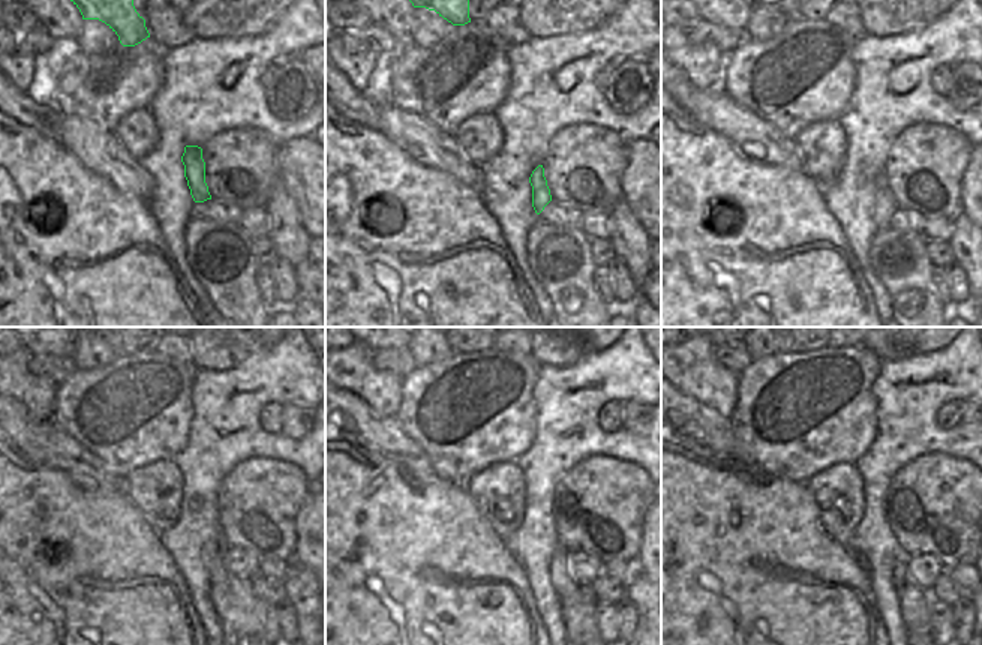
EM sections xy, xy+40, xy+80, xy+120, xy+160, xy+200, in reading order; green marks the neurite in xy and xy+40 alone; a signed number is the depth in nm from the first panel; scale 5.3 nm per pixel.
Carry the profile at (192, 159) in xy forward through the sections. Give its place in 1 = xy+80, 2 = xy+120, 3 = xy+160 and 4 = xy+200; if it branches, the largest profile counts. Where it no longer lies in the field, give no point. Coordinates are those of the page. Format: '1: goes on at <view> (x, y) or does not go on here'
1: goes on at xy+80 (885, 204)
2: goes on at xy+120 (215, 548)
3: goes on at xy+160 (565, 588)
4: goes on at xy+200 (915, 603)

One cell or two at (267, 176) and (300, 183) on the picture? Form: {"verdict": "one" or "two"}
{"verdict": "two"}

